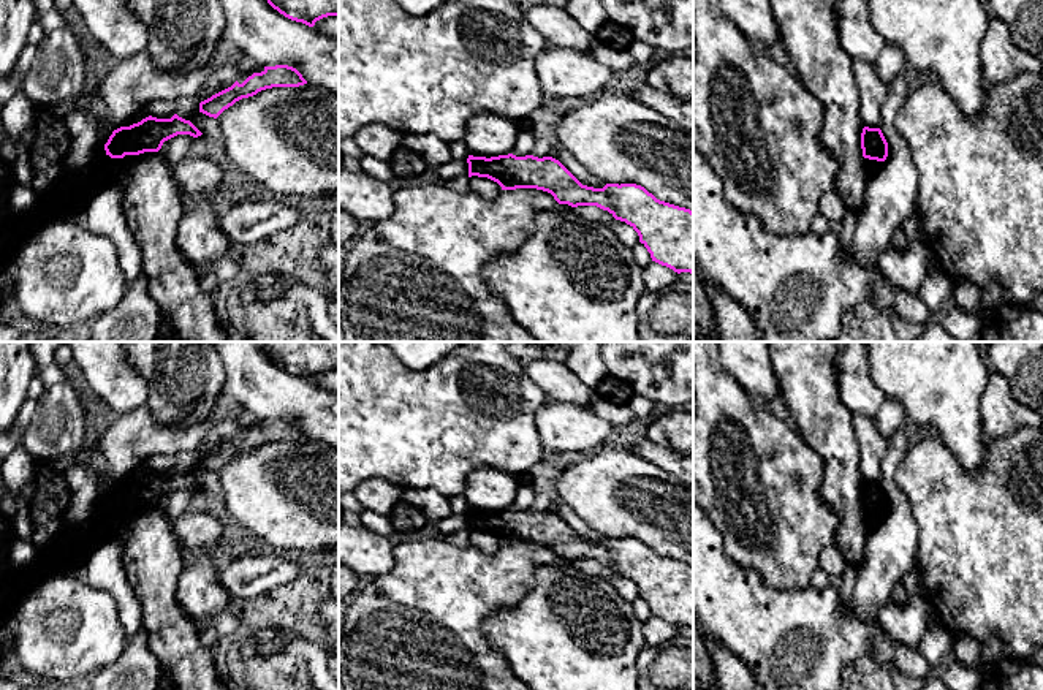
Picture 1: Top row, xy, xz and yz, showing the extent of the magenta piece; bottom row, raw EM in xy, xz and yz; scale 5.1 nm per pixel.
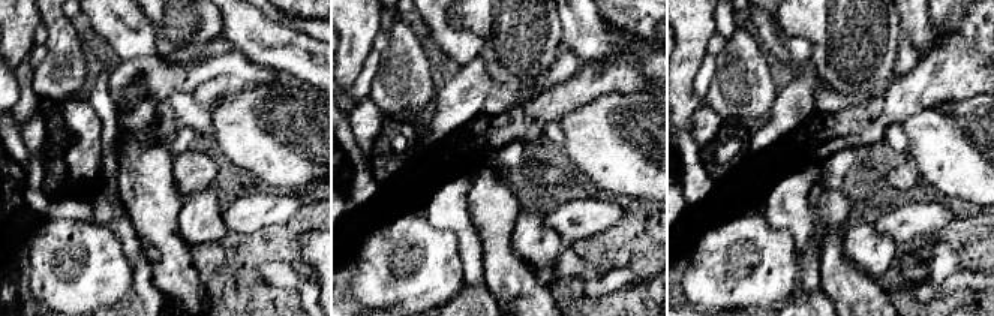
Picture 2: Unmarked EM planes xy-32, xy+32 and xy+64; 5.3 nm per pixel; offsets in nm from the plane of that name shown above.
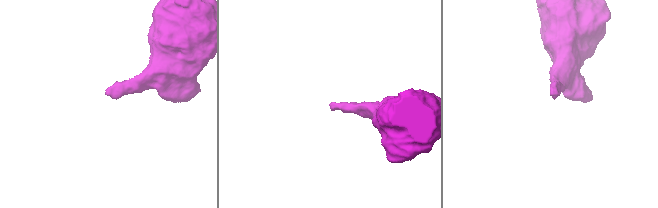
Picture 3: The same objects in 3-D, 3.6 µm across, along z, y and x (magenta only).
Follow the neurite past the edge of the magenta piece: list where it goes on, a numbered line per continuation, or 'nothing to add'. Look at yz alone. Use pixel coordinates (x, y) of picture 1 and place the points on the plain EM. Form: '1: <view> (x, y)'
1: yz (872, 521)

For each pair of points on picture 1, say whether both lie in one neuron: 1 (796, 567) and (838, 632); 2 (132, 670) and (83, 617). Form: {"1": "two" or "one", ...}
{"1": "two", "2": "two"}

